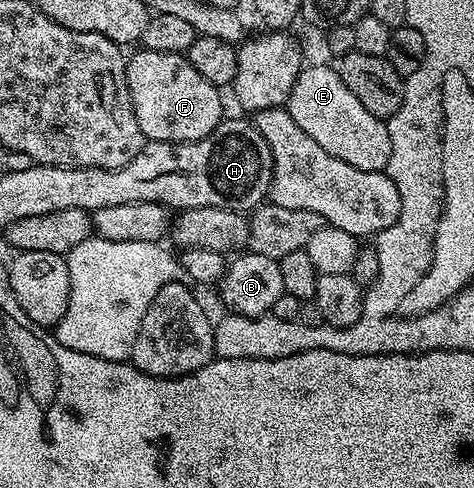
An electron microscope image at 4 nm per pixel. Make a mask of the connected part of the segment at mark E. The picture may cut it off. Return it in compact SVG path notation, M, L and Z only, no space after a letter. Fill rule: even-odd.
M307 64L292 87L288 108L297 125L311 139L316 139L328 155L336 155L336 159L344 159L344 163L352 163L352 167L360 167L360 171L377 173L383 172L390 162L392 143L386 121L360 104L360 99L356 99L344 79L340 79L337 68Z

